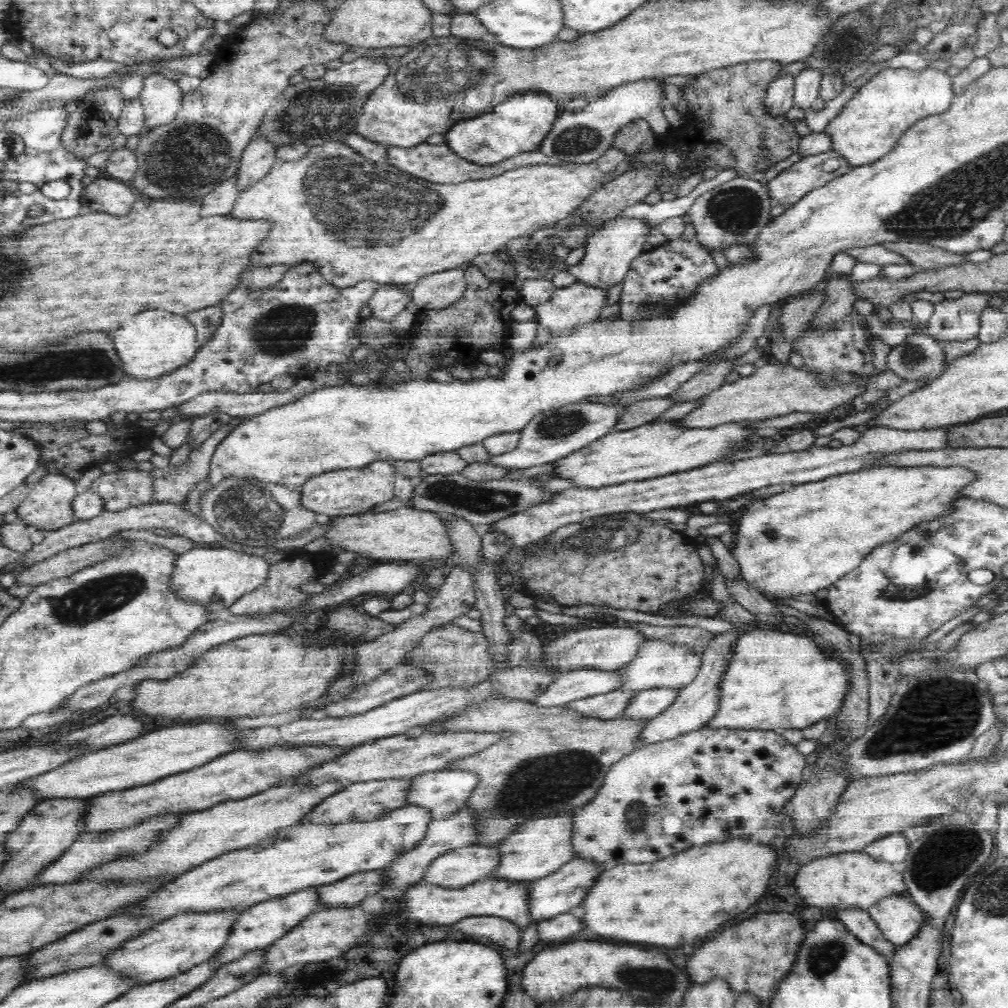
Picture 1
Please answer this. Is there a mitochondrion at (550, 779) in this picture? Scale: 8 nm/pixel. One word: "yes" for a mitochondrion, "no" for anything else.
yes

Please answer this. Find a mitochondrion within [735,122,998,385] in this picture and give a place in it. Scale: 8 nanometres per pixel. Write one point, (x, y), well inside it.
(913, 355)

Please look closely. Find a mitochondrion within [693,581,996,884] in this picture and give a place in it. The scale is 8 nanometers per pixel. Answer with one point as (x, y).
(924, 721)

